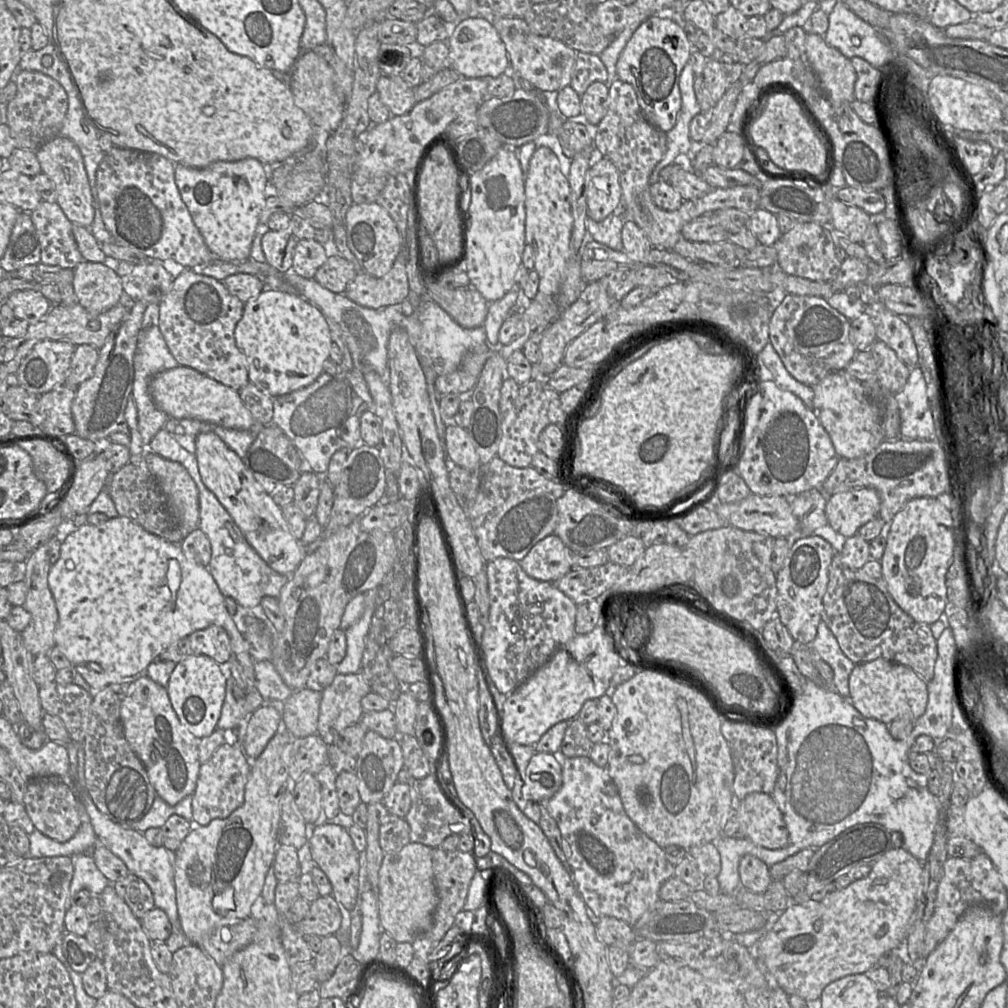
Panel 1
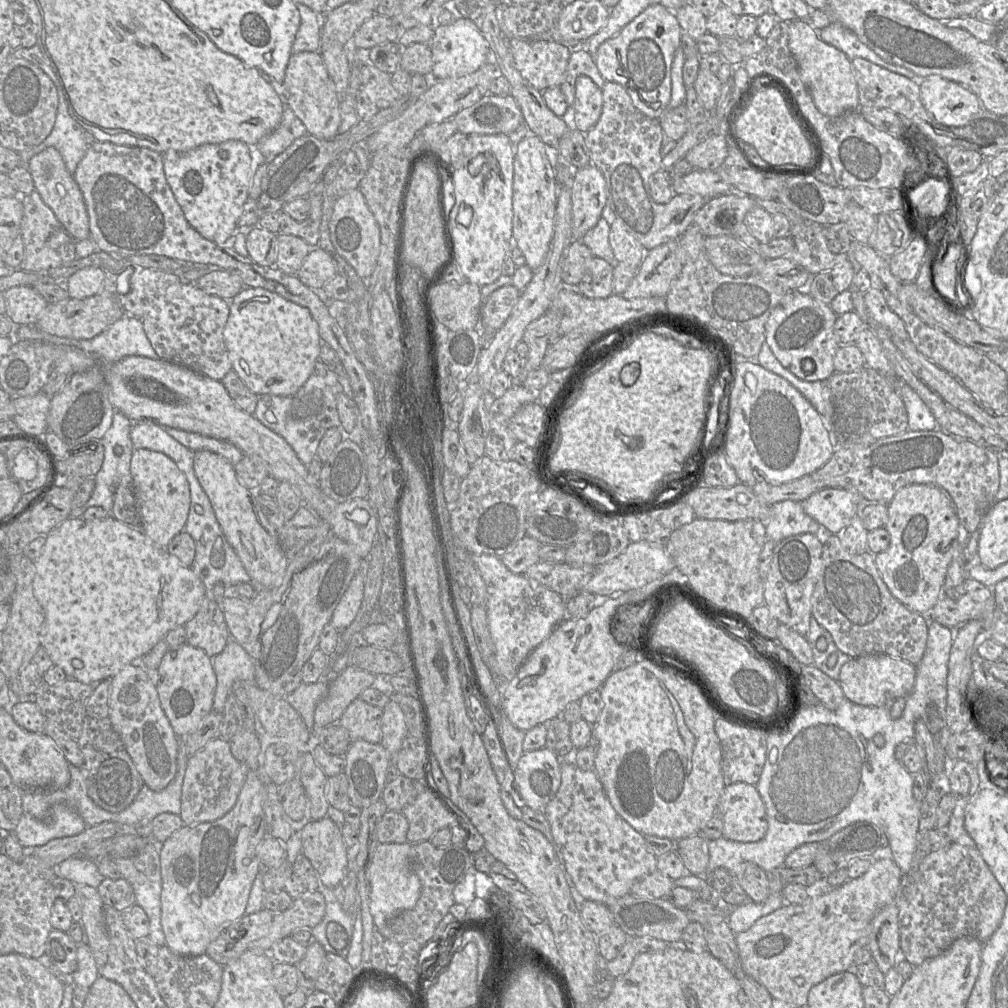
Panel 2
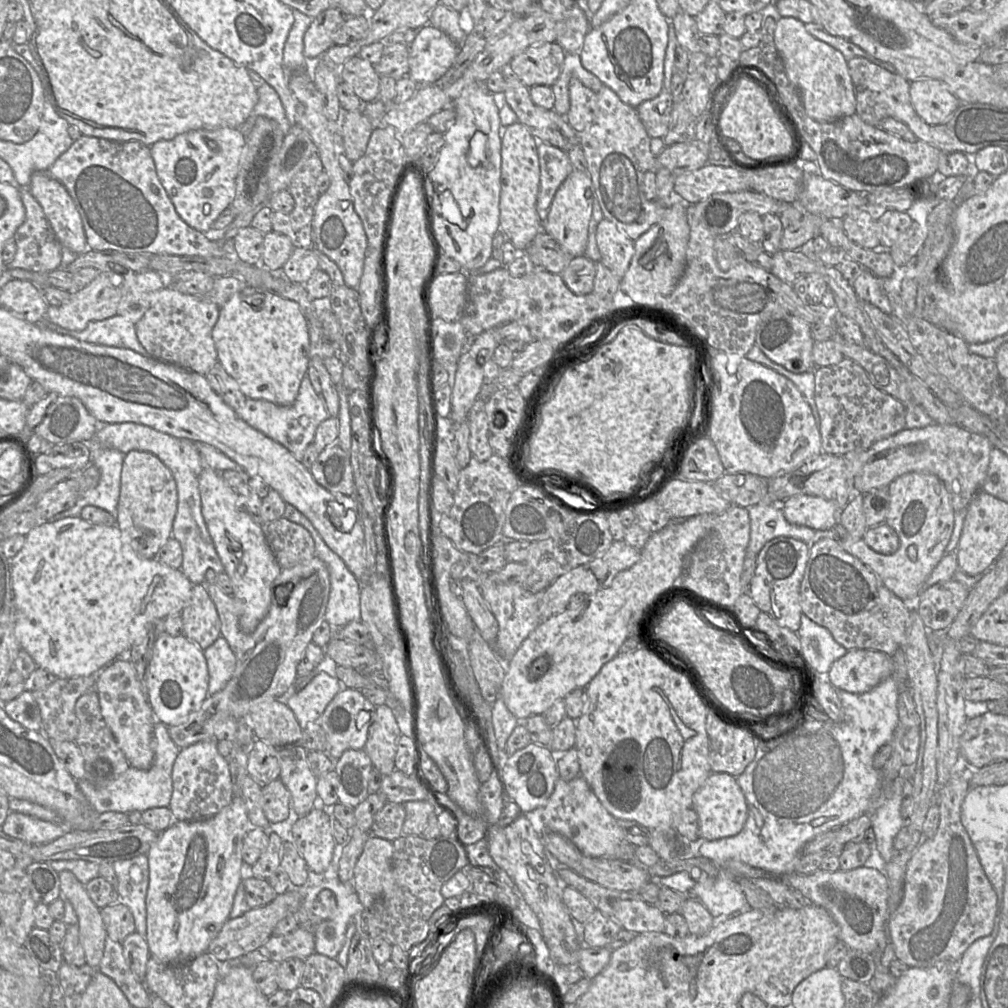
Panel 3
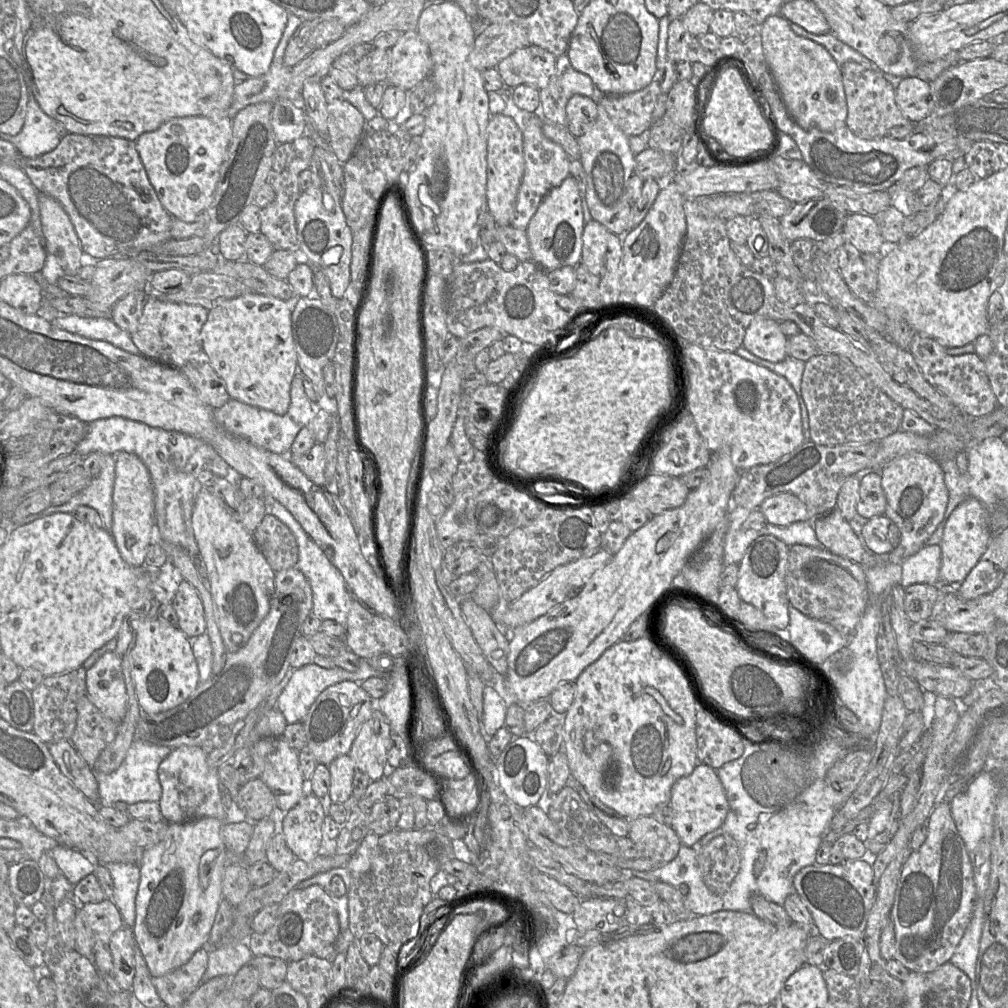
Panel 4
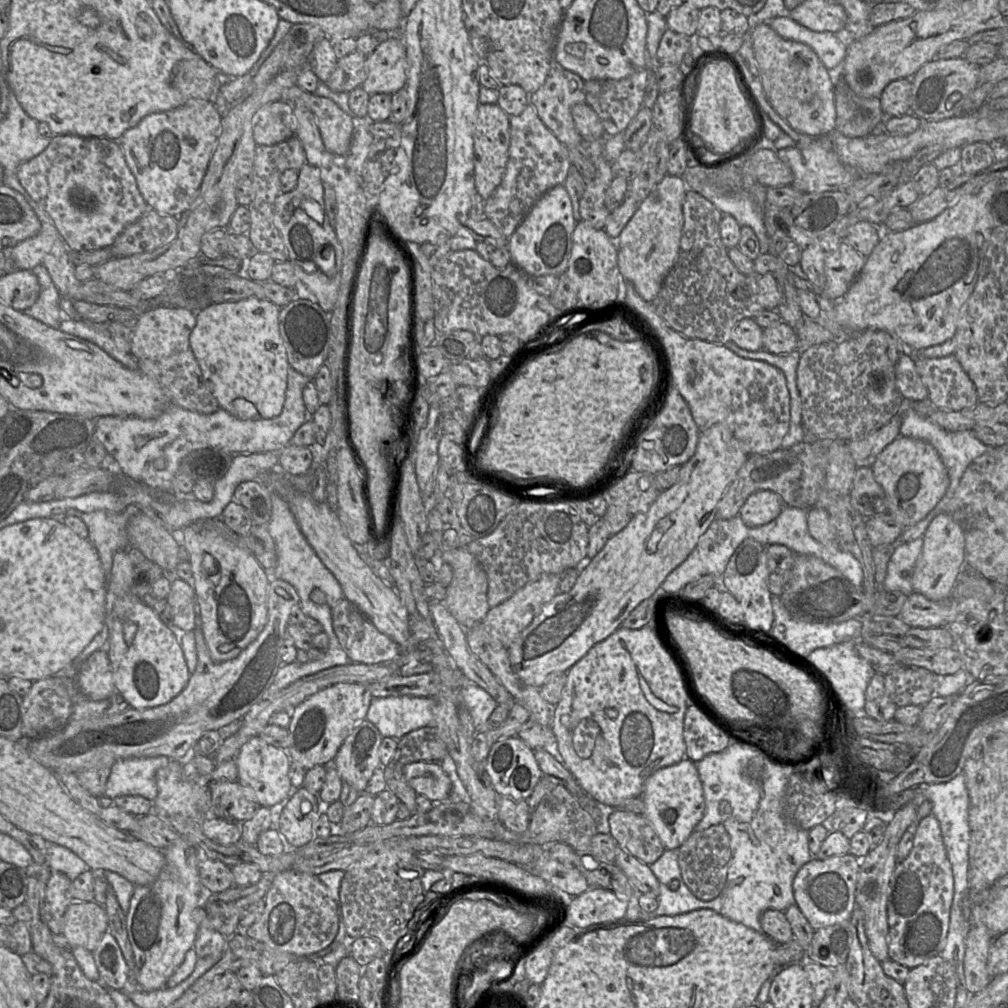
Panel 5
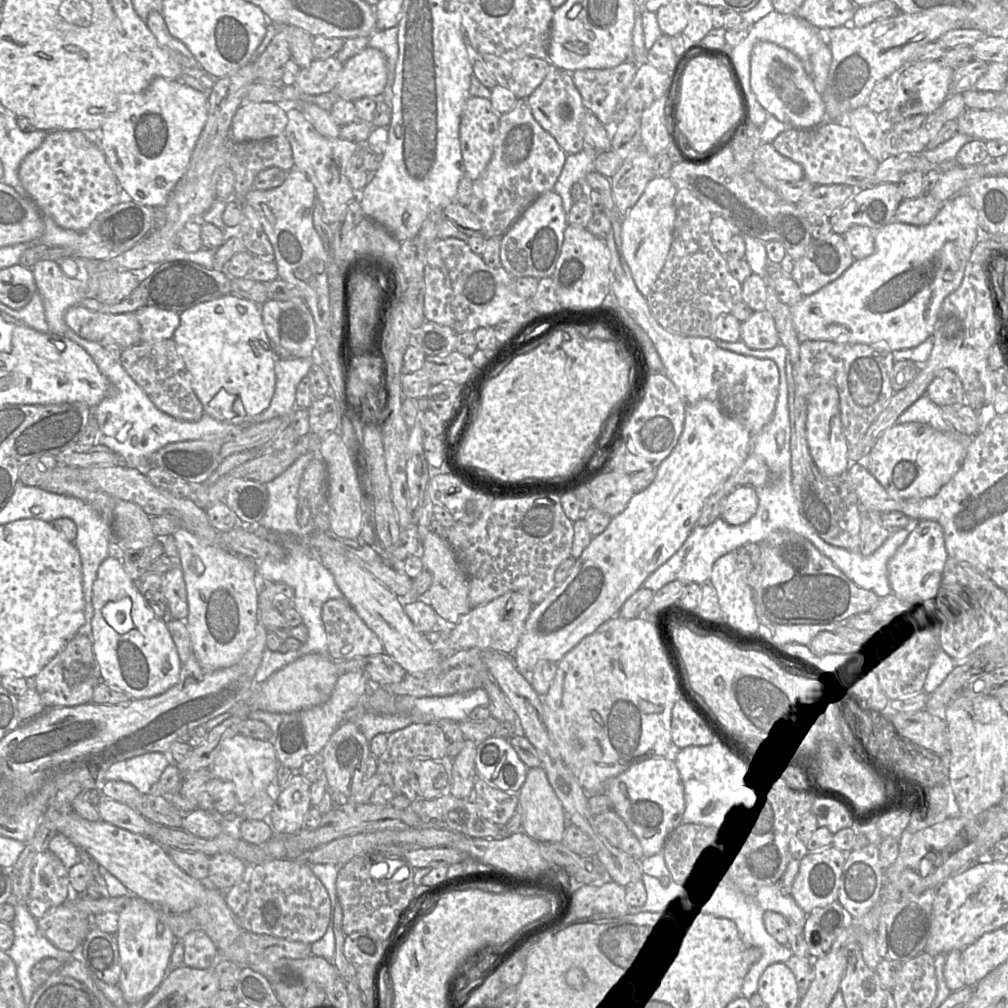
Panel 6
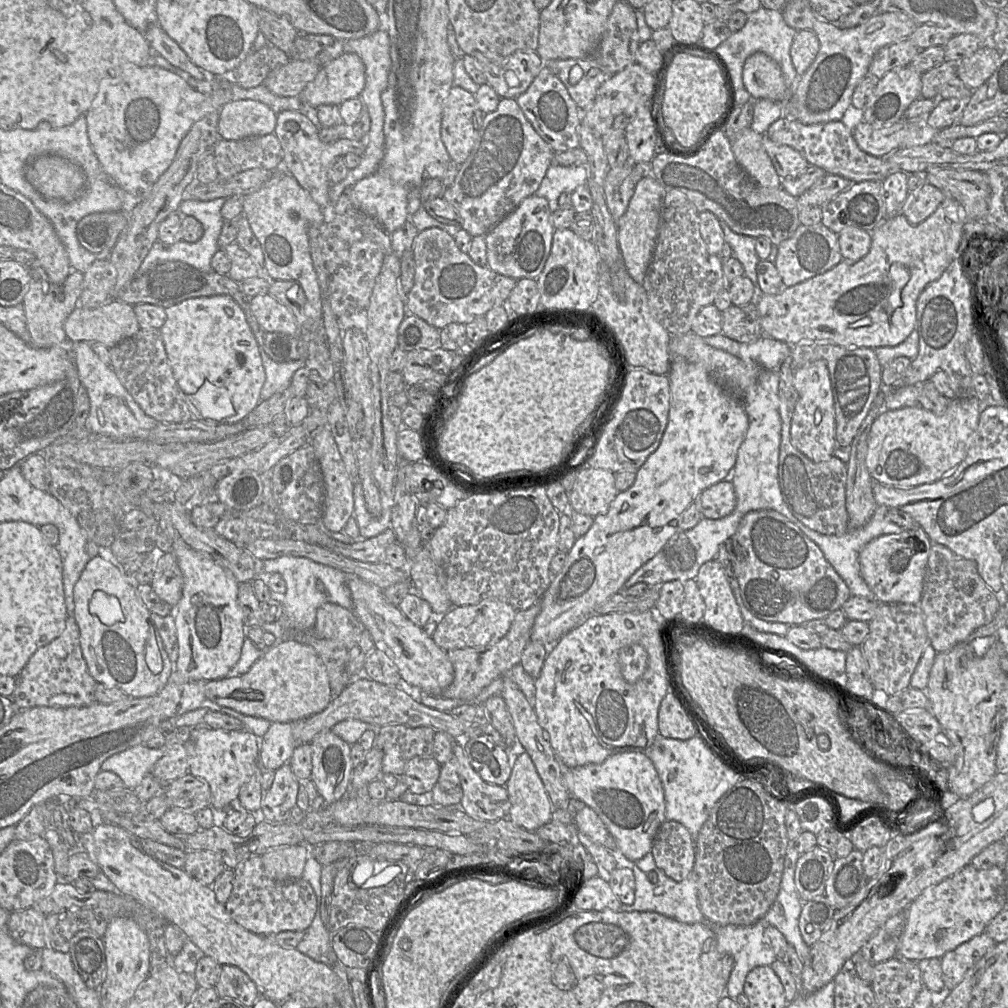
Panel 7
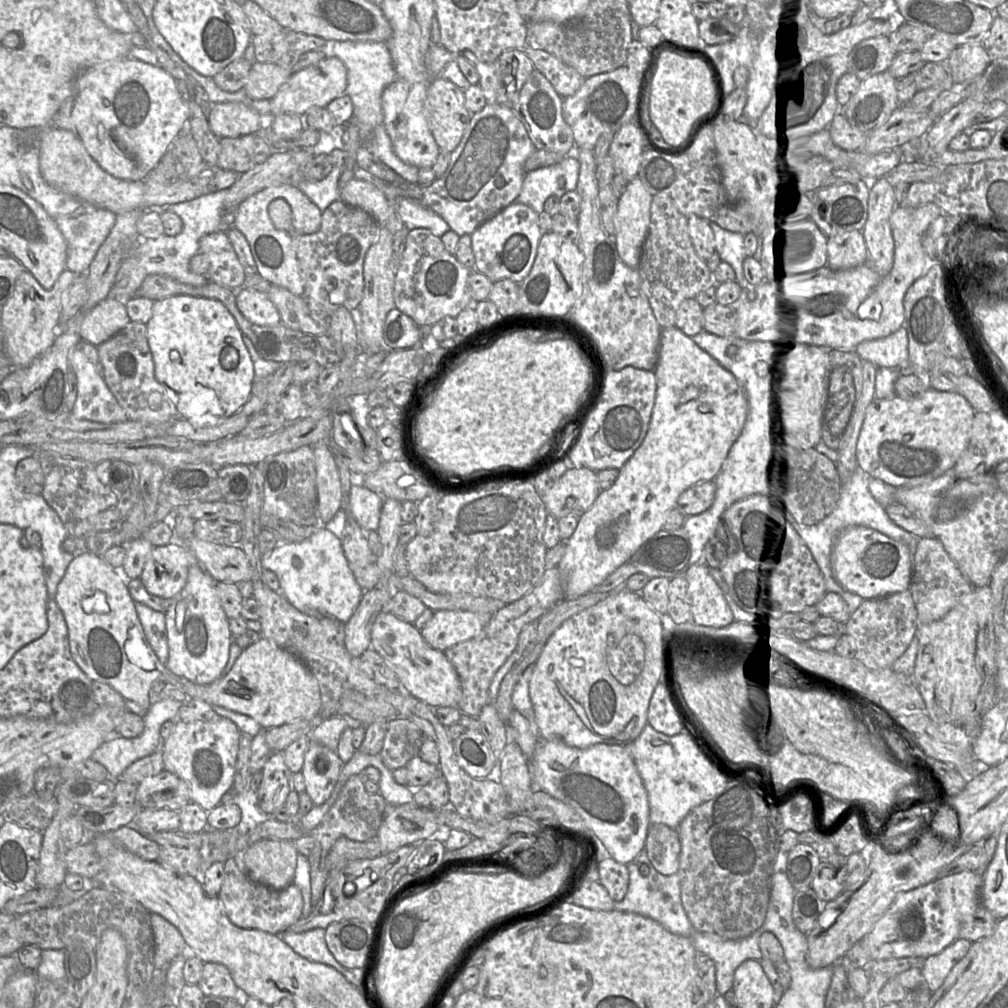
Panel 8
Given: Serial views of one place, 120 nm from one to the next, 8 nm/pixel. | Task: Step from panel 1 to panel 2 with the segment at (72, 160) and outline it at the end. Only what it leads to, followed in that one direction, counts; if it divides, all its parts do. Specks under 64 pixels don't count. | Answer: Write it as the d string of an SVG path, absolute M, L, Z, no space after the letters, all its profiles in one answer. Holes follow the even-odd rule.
M48 147L34 155L29 160L27 168L33 178L35 190L45 204L52 209L66 231L76 241L90 238L89 217L83 194L73 174L68 171L60 152L54 147Z

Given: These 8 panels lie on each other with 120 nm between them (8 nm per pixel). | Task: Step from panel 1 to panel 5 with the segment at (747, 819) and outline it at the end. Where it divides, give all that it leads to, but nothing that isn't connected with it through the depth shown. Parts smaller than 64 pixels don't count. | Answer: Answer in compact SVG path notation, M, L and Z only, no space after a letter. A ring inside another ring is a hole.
M688 758L649 776L641 798L645 804L643 816L651 822L666 850L678 849L696 829L705 811L702 782L695 762Z

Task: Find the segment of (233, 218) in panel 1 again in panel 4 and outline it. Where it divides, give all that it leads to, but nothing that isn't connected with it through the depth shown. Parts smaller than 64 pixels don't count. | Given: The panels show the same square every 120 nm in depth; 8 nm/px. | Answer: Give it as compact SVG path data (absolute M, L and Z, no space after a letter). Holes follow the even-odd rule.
M226 111L173 118L135 140L148 179L173 218L193 223L211 204L231 138L232 119Z

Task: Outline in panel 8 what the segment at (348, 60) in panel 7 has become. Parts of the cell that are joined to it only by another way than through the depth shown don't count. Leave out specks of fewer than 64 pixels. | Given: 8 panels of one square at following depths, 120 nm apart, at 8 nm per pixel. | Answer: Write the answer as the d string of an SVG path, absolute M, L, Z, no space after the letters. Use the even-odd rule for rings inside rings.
M328 55L317 64L292 73L276 95L270 99L271 116L295 114L303 116L312 108L326 107L334 99L346 94L347 69L337 57Z

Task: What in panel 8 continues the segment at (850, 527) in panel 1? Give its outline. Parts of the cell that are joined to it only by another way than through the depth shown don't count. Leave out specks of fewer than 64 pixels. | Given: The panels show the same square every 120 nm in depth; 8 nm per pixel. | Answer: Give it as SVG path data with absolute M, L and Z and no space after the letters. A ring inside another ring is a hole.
M714 481L694 485L680 494L675 508L686 518L703 513L713 504L716 493Z

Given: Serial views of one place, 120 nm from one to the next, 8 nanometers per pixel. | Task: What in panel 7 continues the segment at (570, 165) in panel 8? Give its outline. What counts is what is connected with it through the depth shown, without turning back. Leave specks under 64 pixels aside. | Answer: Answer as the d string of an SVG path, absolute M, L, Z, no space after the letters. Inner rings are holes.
M551 165L534 195L545 198L551 212L559 210L559 195L572 193L576 188L586 185L587 176L584 166Z

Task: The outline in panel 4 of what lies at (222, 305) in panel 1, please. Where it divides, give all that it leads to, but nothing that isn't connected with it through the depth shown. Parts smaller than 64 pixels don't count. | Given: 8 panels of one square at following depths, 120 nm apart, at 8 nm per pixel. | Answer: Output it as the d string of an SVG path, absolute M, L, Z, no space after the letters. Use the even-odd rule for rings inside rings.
M148 297L131 339L140 355L169 367L181 368L192 355L202 351L201 330L208 312L202 306Z

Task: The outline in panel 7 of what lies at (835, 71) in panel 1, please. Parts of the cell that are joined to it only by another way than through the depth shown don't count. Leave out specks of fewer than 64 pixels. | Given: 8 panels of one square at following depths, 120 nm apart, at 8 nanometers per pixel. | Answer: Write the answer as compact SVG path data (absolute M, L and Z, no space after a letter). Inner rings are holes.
M762 52L746 59L742 79L754 100L766 98L783 104L791 98L791 89L786 85L780 66Z

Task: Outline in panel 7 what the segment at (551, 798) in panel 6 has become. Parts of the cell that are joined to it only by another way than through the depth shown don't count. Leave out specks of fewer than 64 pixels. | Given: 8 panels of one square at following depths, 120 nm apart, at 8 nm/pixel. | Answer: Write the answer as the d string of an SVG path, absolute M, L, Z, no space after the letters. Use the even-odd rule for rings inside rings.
M527 752L516 757L505 787L510 802L508 818L514 824L535 832L551 821L553 806Z

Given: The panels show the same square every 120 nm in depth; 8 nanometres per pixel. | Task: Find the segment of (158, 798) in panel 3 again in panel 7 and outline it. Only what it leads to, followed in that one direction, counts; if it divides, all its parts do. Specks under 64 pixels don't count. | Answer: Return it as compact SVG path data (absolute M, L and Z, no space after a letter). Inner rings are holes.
M137 745L107 758L102 763L101 770L115 773L128 789L134 789L151 773L166 750L166 745L159 748Z

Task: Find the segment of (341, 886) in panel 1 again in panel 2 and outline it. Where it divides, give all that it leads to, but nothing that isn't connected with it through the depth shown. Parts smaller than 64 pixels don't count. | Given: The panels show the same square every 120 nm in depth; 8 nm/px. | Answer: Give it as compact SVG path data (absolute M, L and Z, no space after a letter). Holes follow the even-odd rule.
M328 816L313 820L302 830L303 854L318 872L323 885L335 888L348 869L348 848L338 825Z

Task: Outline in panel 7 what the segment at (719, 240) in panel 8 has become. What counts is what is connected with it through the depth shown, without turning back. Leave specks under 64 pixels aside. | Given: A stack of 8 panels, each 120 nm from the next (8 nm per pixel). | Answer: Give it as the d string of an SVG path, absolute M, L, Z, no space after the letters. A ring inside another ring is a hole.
M720 220L720 225L724 233L725 242L732 248L733 257L740 261L744 268L745 276L752 281L756 291L759 291L756 266L760 259L755 250L755 238L737 234L722 220Z

